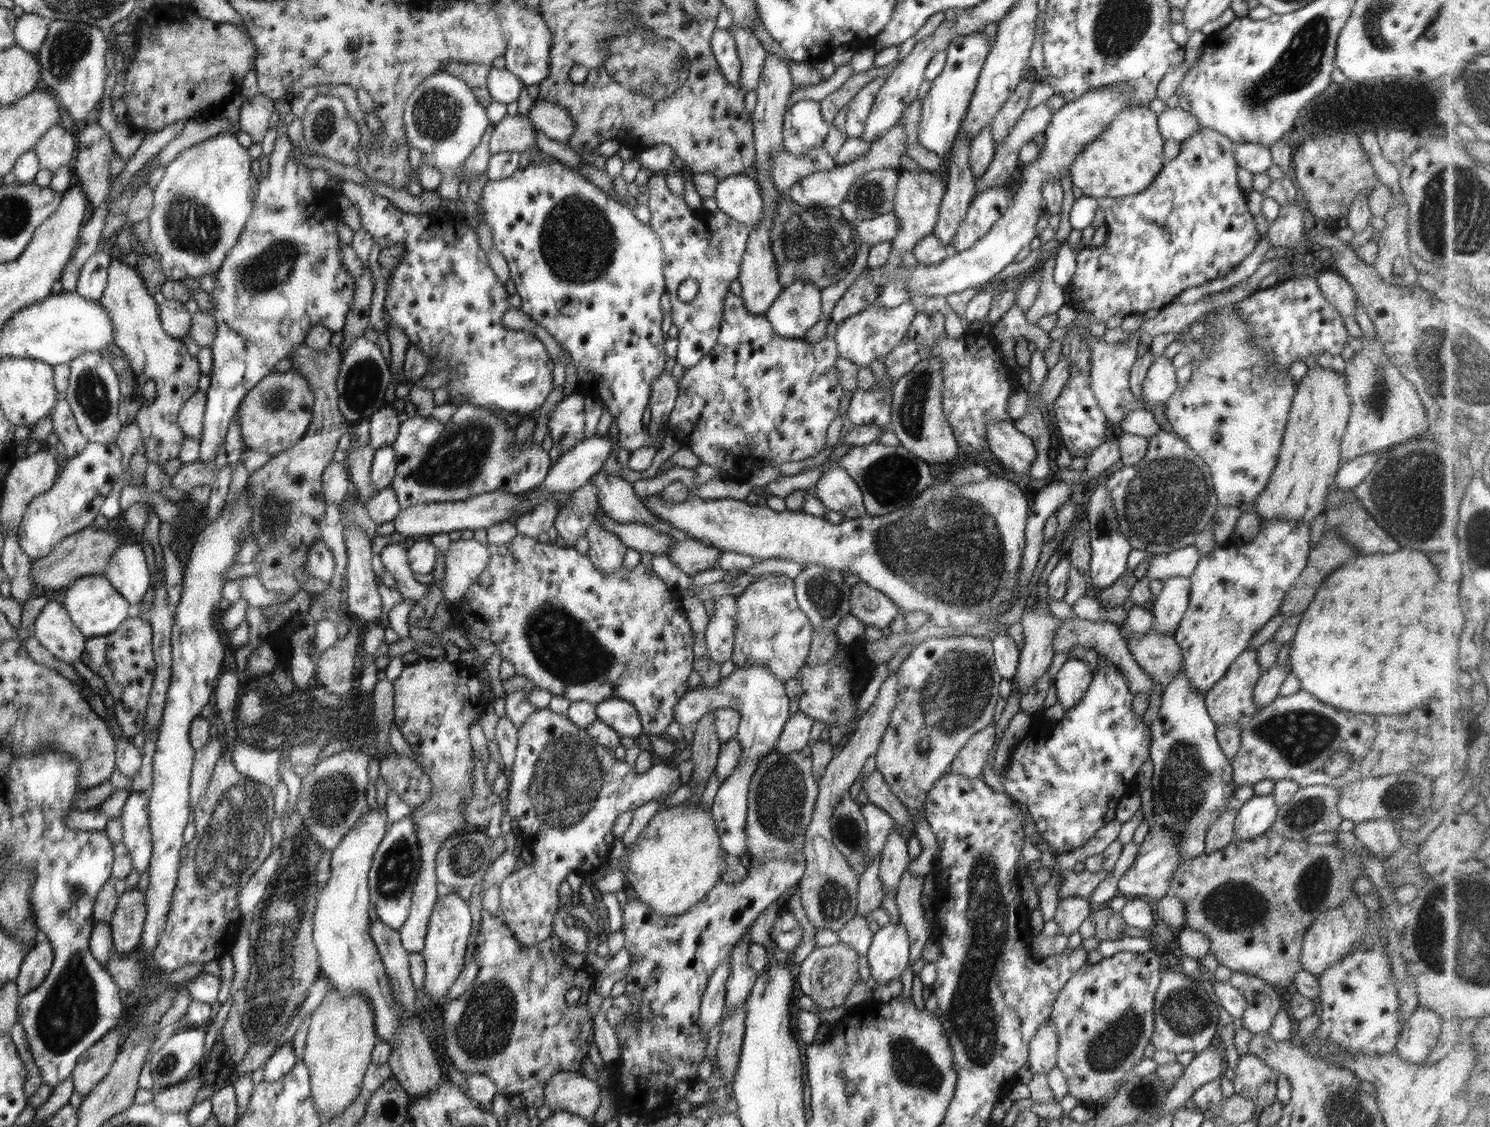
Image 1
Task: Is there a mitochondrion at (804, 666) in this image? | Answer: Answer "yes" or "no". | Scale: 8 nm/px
no

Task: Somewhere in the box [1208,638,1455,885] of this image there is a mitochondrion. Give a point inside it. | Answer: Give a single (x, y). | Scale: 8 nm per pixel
(1301, 737)

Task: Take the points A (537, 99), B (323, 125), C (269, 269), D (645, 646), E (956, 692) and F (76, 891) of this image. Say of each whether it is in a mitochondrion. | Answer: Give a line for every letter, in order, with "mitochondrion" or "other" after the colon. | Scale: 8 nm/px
A: other
B: mitochondrion
C: mitochondrion
D: other
E: mitochondrion
F: other

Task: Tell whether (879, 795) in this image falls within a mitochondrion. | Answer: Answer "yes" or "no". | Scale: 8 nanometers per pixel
no

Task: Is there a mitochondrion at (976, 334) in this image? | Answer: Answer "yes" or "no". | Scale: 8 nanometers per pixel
no

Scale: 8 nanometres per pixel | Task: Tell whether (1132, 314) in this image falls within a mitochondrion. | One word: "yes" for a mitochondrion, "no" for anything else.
no

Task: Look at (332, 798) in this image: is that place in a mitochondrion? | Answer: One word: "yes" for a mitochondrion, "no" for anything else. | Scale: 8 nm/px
yes

